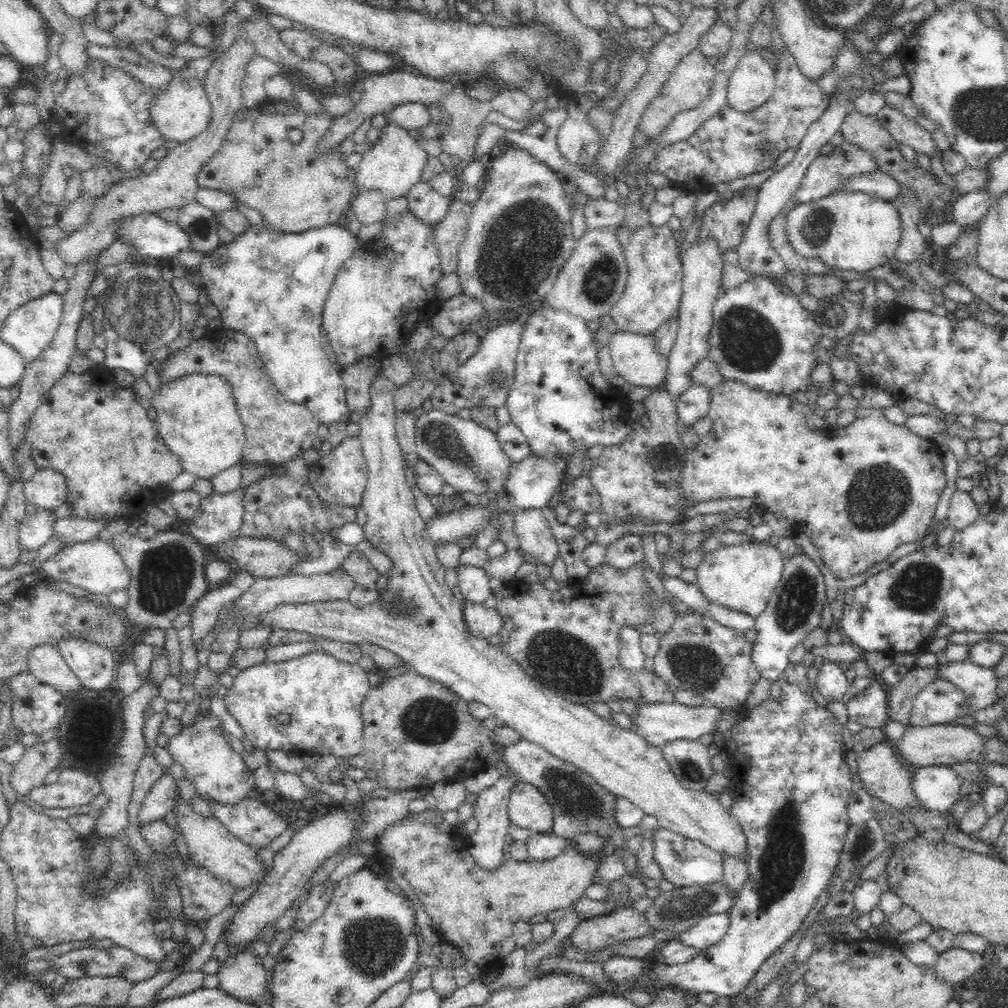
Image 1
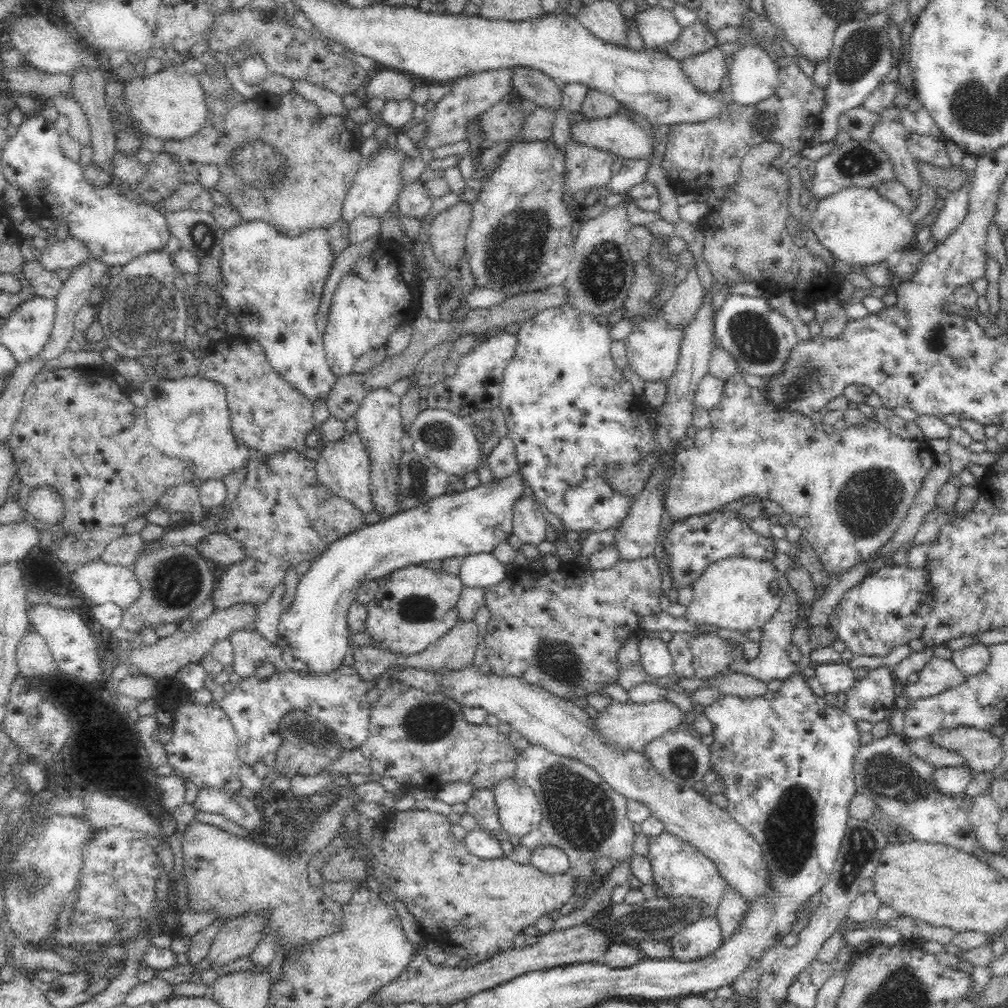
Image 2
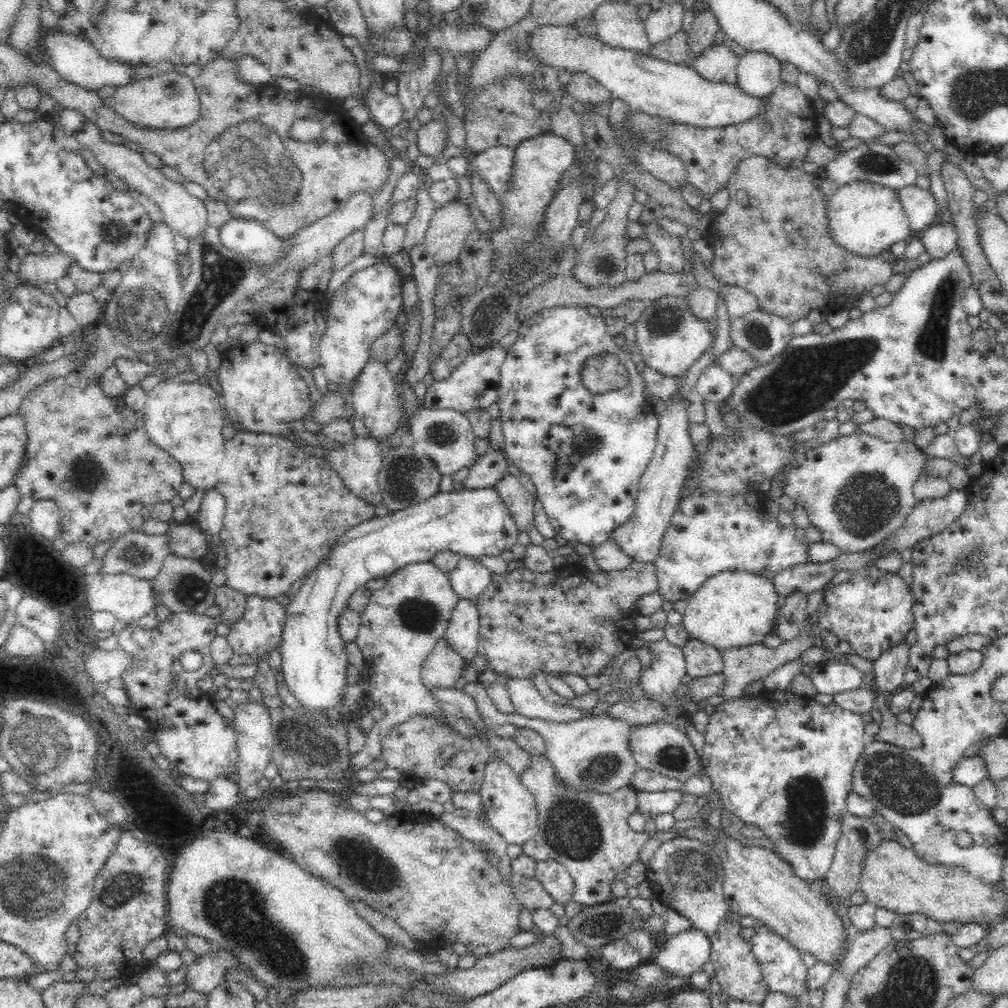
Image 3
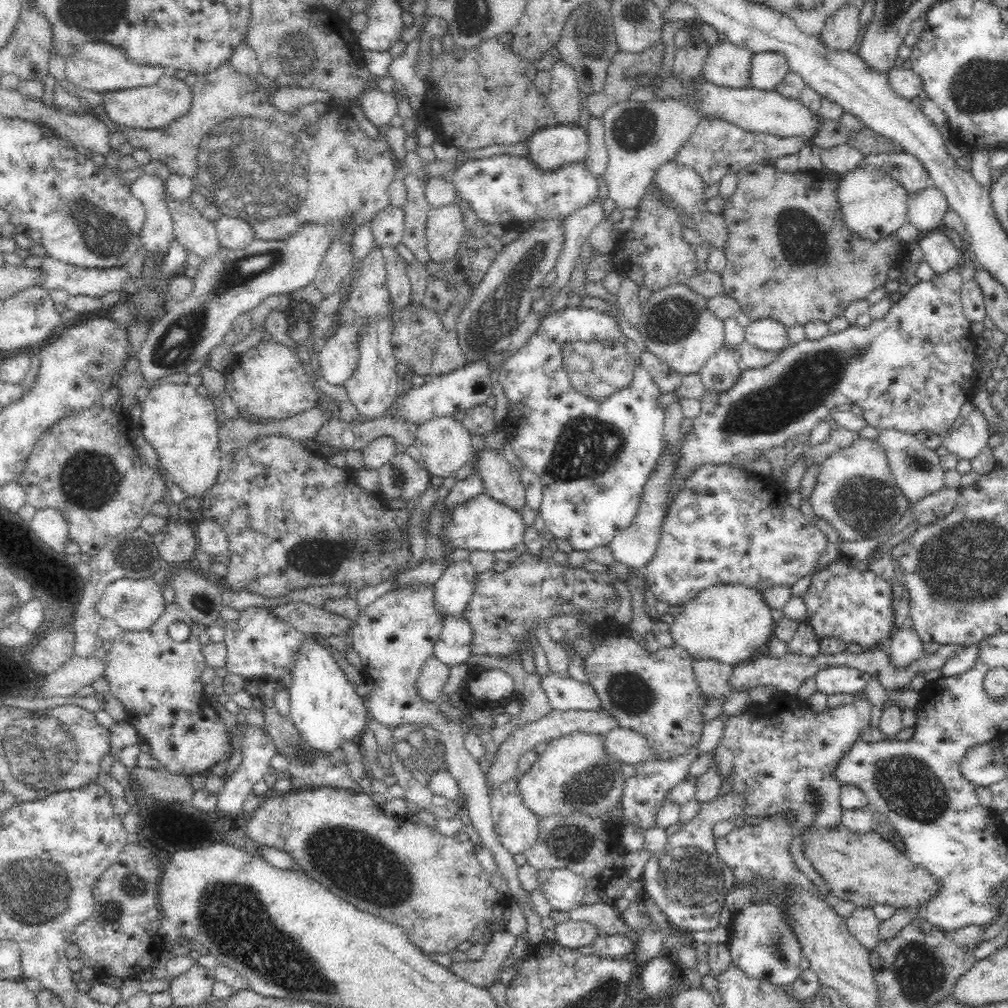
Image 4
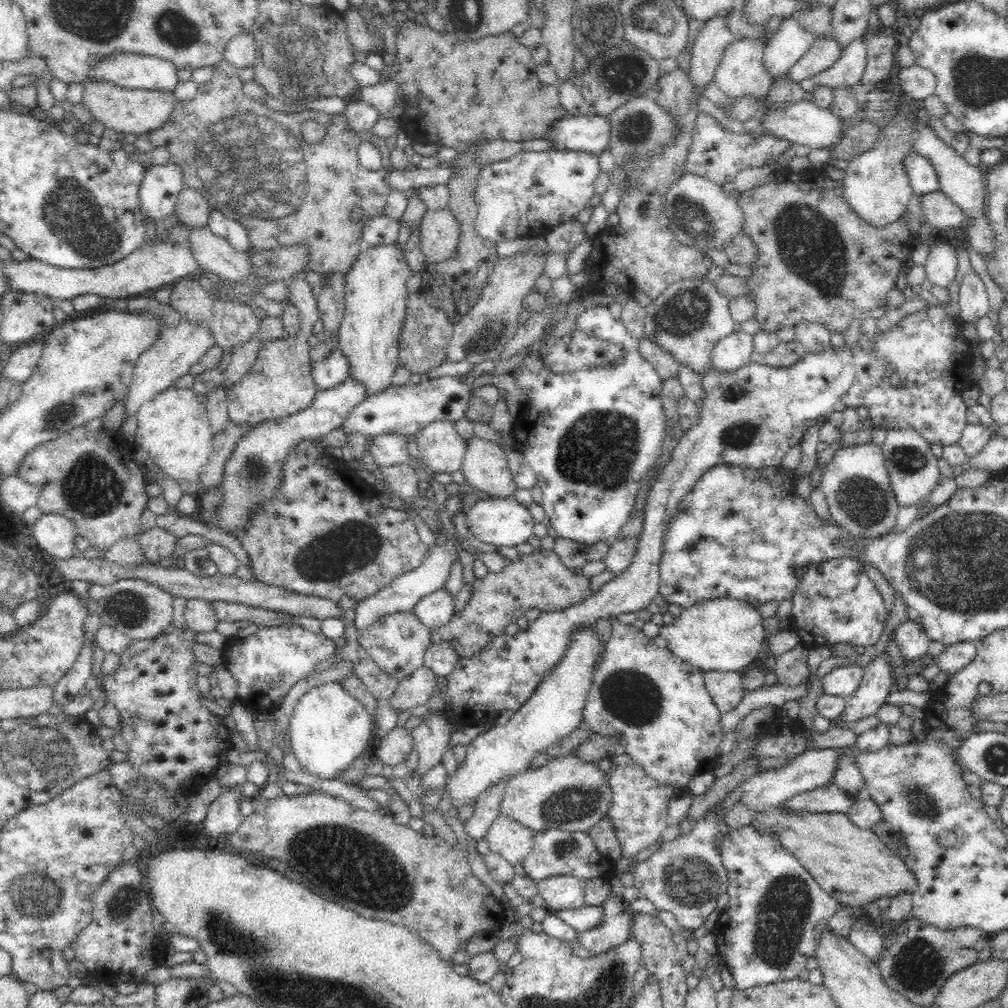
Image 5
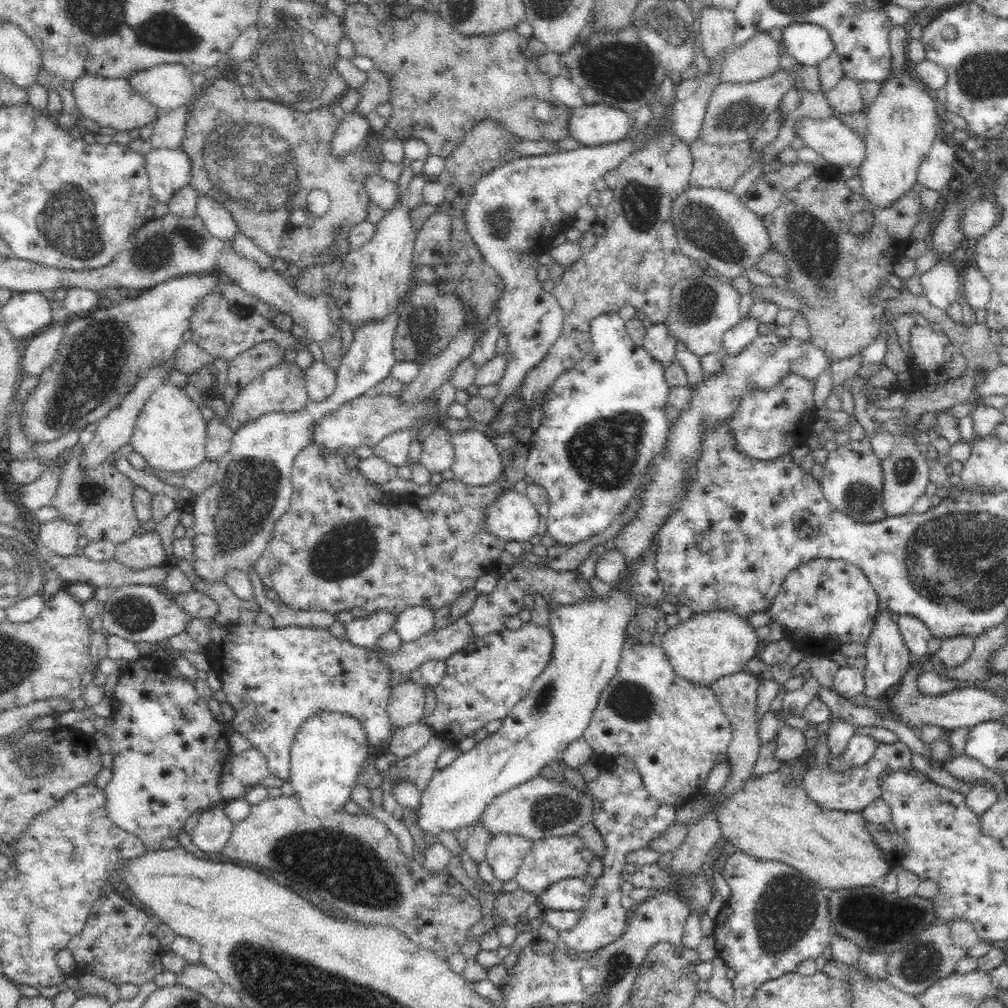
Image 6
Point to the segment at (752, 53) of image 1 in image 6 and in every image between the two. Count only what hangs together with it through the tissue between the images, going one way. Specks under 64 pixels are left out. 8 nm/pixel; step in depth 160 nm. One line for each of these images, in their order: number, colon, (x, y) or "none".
2: (754, 75)
3: (758, 74)
4: (769, 68)
5: (790, 42)
6: (809, 43)

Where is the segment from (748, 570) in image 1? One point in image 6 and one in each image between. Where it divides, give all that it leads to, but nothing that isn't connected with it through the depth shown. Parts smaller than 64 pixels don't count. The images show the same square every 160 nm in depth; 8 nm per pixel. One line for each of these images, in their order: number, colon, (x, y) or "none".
2: (739, 594)
3: (731, 610)
4: (729, 624)
5: (722, 634)
6: (706, 647)

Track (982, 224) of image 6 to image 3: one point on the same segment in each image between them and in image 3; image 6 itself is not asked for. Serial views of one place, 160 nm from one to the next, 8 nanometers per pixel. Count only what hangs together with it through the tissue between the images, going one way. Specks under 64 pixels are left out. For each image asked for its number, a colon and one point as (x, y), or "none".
3: (919, 204)
4: (926, 208)
5: (940, 211)

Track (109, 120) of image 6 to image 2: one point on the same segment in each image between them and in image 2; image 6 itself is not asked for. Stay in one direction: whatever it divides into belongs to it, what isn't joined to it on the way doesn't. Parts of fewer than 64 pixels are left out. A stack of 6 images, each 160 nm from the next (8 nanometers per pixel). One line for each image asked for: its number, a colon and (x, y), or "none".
2: (170, 104)
3: (169, 100)
4: (147, 107)
5: (140, 111)

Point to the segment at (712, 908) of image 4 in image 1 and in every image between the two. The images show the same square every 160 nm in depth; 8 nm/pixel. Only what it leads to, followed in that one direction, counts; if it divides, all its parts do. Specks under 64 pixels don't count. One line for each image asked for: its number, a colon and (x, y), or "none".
1: (684, 862)
2: (680, 870)
3: (686, 875)

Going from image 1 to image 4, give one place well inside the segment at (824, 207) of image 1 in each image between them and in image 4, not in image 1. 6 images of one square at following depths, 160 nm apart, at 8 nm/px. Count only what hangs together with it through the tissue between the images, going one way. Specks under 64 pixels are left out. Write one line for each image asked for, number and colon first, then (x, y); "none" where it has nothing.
2: (858, 225)
3: (864, 218)
4: (874, 204)

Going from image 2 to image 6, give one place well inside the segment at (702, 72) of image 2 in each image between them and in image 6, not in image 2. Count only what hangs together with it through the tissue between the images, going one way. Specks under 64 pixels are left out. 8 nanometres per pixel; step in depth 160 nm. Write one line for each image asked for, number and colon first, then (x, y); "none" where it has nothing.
3: (718, 63)
4: (727, 65)
5: (741, 71)
6: (760, 57)

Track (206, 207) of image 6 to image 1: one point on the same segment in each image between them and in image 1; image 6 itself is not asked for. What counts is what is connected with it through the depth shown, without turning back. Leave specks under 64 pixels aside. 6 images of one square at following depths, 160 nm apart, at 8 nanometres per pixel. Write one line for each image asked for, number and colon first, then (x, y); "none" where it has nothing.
1: (270, 286)
2: (272, 283)
3: (246, 237)
4: (233, 233)
5: (234, 232)

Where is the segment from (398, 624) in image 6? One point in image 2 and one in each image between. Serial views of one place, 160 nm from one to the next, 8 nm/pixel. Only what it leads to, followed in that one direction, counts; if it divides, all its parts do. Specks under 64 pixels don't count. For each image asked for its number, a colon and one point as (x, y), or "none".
2: (481, 570)
3: (469, 579)
4: (454, 588)
5: (434, 610)

